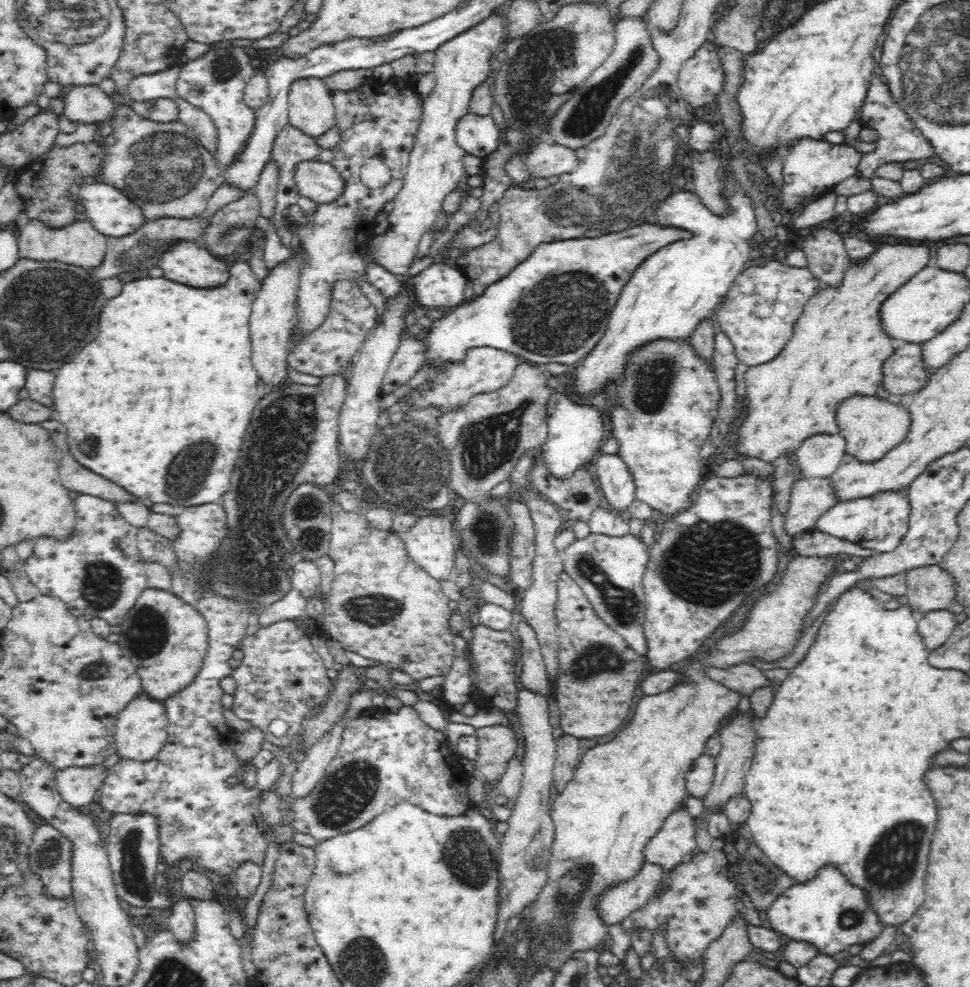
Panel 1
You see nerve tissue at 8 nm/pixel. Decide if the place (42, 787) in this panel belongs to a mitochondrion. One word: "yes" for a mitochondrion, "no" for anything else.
no

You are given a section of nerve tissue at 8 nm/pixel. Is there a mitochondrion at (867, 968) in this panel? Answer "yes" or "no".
no

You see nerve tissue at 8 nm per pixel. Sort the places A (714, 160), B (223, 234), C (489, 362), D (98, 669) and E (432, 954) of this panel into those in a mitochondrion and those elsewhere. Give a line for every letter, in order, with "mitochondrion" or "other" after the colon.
A: other
B: mitochondrion
C: other
D: mitochondrion
E: other

